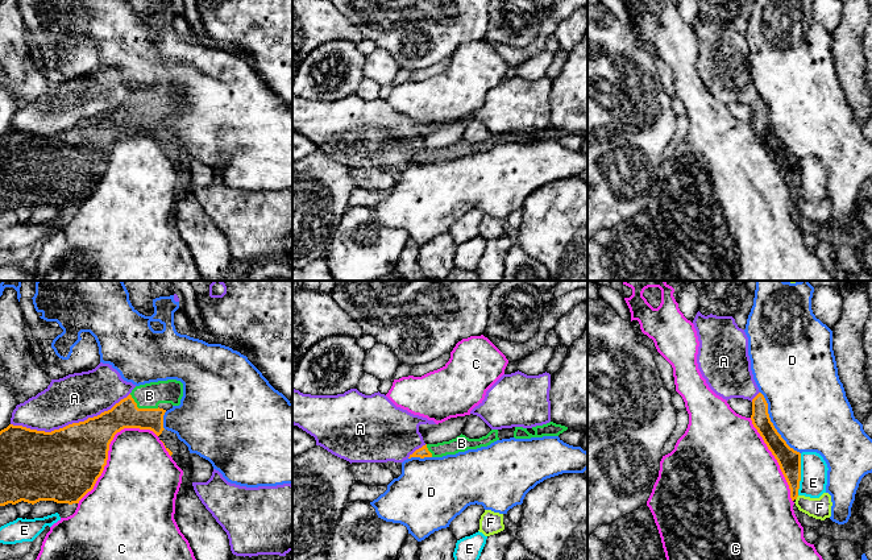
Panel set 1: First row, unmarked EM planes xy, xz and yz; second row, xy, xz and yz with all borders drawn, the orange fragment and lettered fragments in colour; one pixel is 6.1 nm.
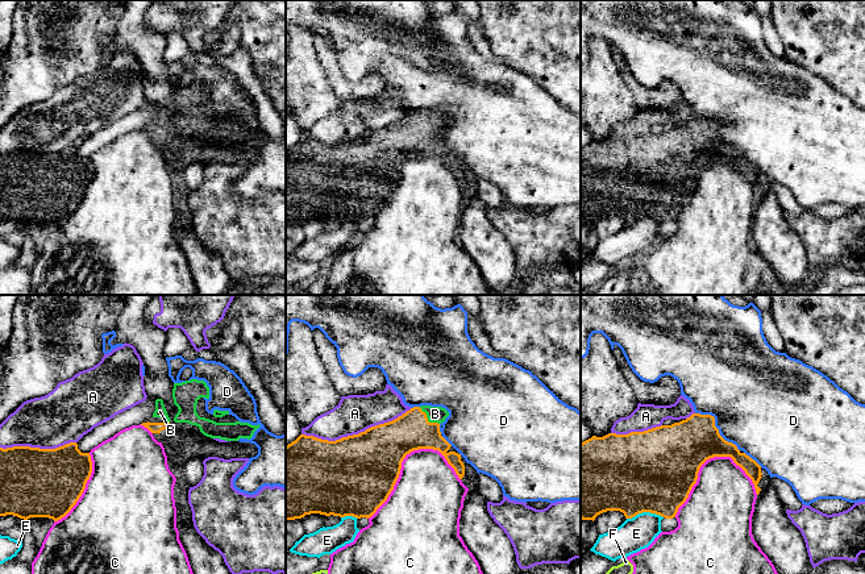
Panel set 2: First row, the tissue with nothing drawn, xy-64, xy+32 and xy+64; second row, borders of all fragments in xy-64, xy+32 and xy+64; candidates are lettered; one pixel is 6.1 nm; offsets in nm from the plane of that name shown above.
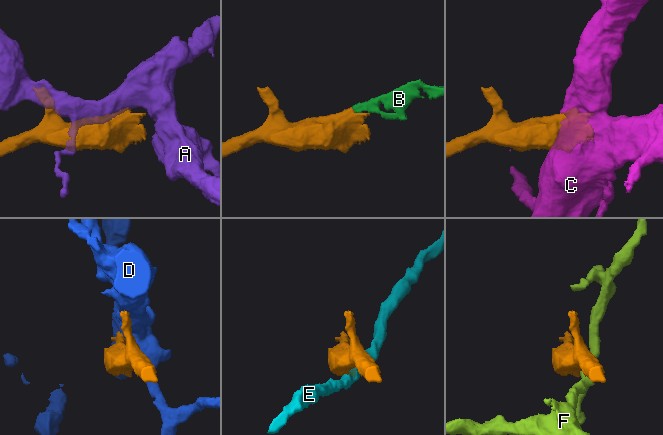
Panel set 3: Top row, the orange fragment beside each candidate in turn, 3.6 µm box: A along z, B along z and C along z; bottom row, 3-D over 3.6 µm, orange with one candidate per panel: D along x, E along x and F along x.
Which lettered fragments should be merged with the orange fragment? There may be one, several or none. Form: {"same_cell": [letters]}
{"same_cell": ["B"]}

